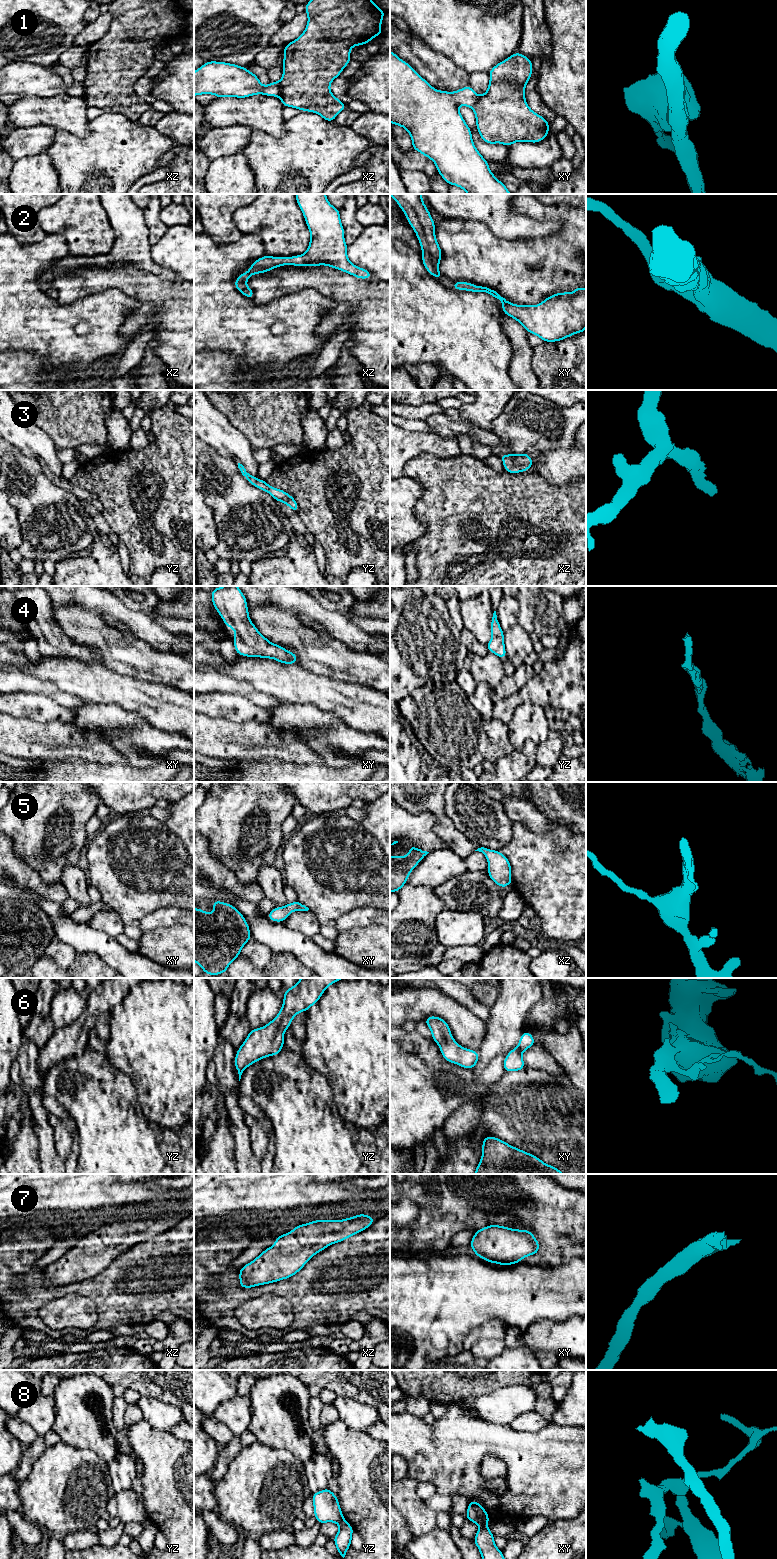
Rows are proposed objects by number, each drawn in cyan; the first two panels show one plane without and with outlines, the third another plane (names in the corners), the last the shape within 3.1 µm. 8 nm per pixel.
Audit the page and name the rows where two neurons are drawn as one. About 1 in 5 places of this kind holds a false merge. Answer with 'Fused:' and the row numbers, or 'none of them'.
Fused: 1, 8

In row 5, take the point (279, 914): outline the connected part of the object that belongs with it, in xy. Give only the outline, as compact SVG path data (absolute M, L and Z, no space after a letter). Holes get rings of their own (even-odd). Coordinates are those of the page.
M296 900L295 902L288 903L286 906L283 907L275 907L267 914L267 917L274 922L284 922L291 912L308 910L308 907L301 904L299 900Z

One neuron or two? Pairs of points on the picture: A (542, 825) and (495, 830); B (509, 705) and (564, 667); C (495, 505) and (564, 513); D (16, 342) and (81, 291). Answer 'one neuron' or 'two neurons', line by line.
A: two neurons
B: one neuron
C: one neuron
D: two neurons

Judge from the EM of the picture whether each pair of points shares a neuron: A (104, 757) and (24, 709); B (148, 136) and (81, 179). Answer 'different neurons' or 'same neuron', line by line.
A: different neurons
B: same neuron

